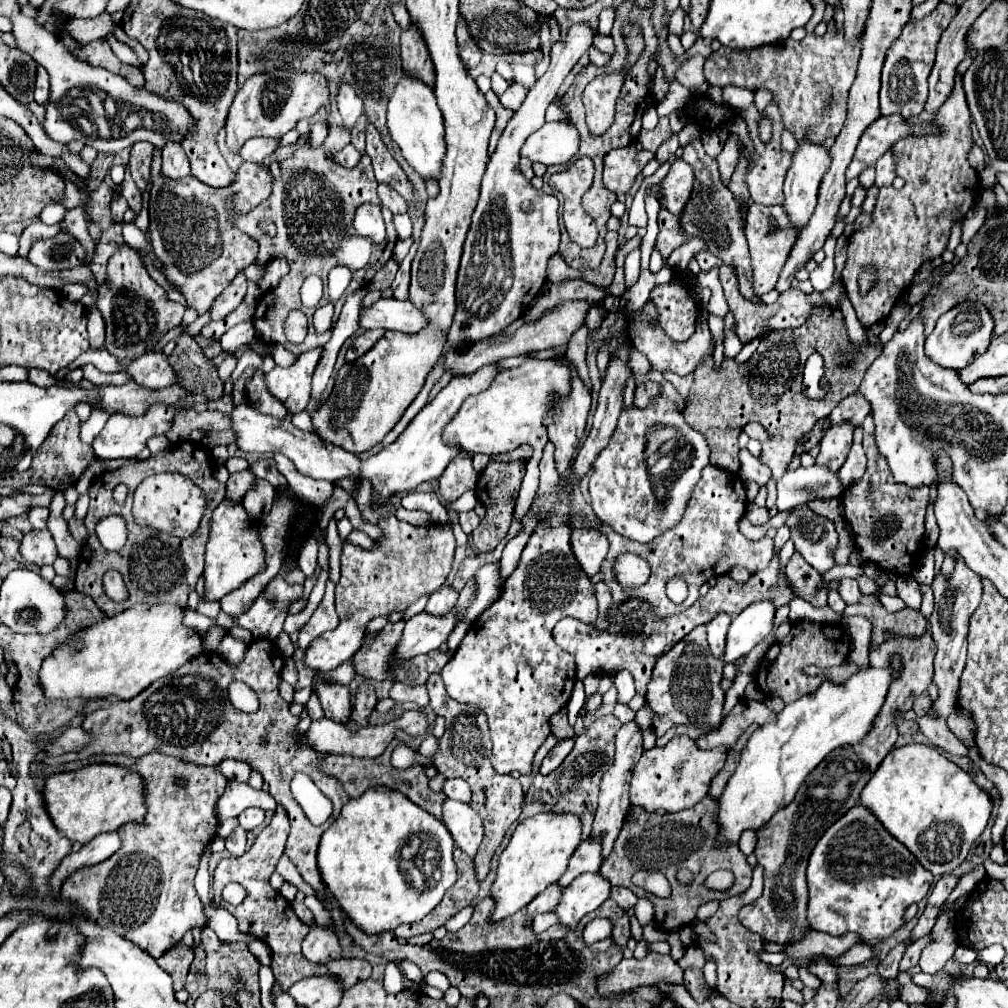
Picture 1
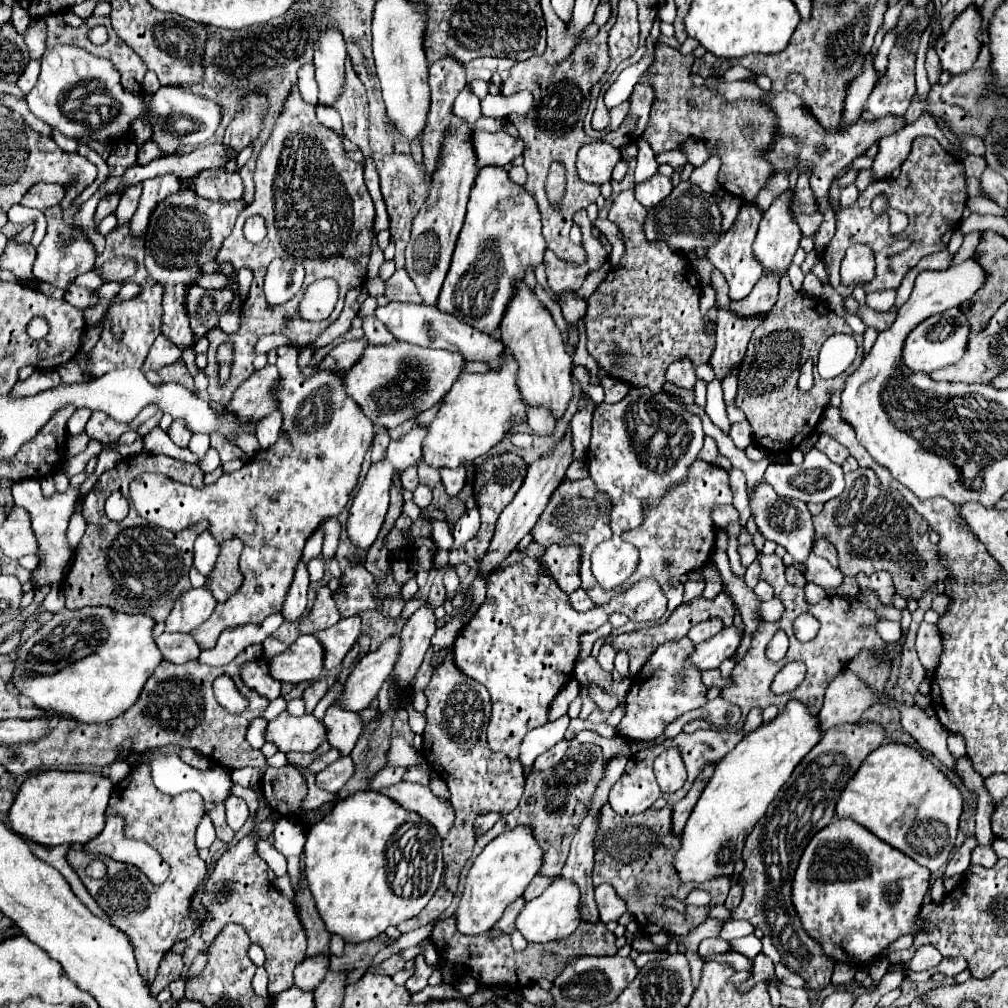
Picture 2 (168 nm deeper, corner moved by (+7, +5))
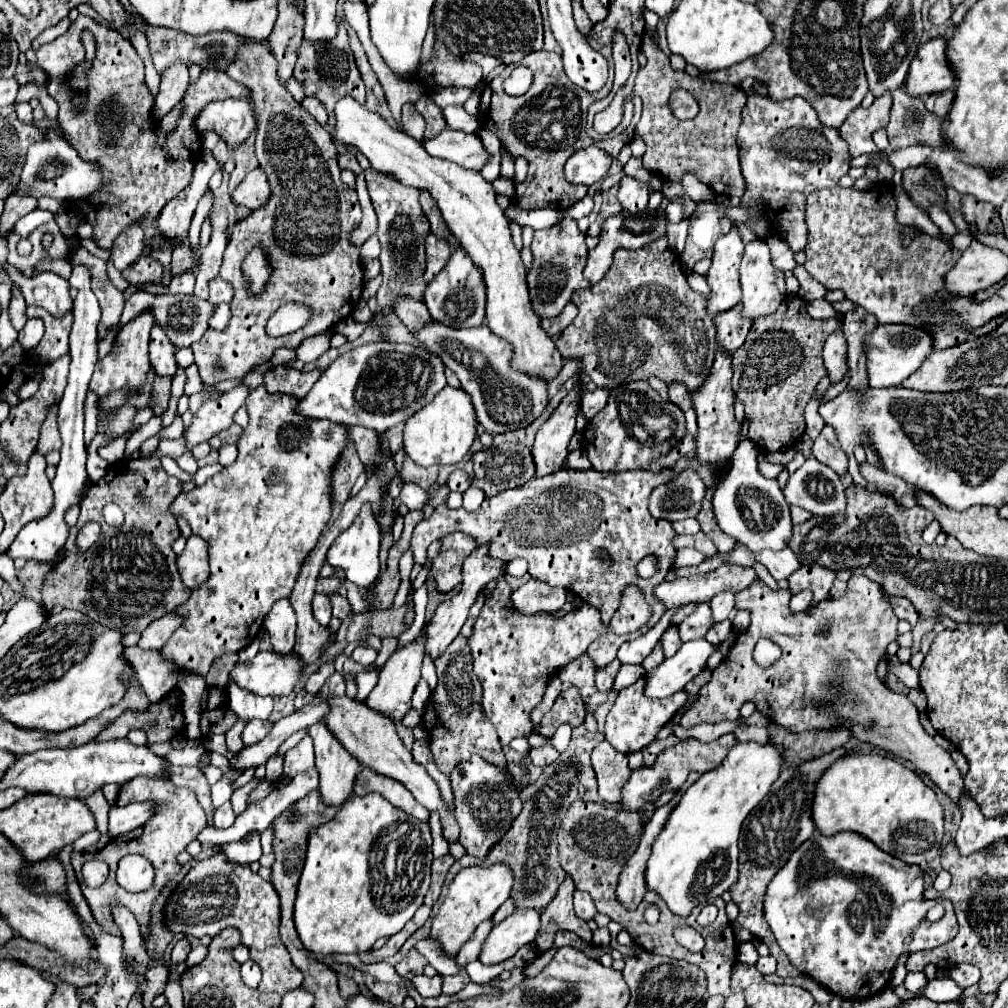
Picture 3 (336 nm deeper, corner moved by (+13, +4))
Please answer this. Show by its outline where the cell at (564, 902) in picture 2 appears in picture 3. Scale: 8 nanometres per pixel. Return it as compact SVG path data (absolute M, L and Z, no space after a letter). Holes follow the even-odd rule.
M515 911L487 935L479 961L483 965L503 963L523 945L531 945L539 931L539 911Z

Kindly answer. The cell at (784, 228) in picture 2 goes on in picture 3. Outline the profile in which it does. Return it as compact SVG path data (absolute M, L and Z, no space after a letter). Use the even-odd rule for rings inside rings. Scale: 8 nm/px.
M759 237L745 245L745 255L743 255L743 261L739 267L739 283L741 283L741 291L743 291L743 295L741 295L741 307L743 307L741 317L751 319L751 321L757 321L759 317L773 315L777 311L777 307L783 303L783 299L787 297L783 273L771 265L769 247Z

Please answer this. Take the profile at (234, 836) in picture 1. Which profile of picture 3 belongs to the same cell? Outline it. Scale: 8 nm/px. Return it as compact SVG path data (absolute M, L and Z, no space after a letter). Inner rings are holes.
M169 767L169 779L175 785L185 785L189 789L193 789L199 797L199 803L205 807L207 813L207 823L213 825L213 809L211 809L211 789L203 777L203 773L197 767Z

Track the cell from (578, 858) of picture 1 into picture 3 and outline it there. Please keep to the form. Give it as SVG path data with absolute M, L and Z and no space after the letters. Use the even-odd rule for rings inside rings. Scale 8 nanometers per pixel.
M507 899L497 911L495 911L495 915L491 917L491 921L497 925L497 923L501 923L507 915L511 915L513 913L513 899Z

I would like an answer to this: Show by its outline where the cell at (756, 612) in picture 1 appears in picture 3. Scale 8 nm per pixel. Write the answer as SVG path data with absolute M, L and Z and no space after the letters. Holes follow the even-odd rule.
M705 639L683 643L673 657L667 657L659 667L645 675L645 697L661 699L681 691L695 675L705 669L713 649L715 647Z

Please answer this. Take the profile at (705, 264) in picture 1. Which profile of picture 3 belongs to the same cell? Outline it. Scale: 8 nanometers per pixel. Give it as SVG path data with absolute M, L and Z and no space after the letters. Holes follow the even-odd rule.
M733 227L727 235L717 239L715 253L711 257L711 267L705 275L711 293L707 297L707 313L715 317L715 313L729 311L741 299L741 285L737 283L737 267L743 257L743 241Z

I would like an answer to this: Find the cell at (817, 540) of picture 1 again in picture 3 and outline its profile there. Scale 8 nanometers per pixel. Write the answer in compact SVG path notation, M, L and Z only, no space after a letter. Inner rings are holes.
M741 441L733 453L733 463L725 471L725 479L715 489L713 495L713 515L723 533L731 535L737 543L749 547L751 551L763 549L785 549L793 529L789 505L777 485L777 479L765 479L757 467L757 447L753 441Z

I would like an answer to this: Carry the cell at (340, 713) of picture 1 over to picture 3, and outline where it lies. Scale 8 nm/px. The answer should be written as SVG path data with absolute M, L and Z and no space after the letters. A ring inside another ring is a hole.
M323 723L307 729L315 745L315 767L319 771L319 791L327 807L341 807L351 795L355 777L361 769L357 759L325 731Z

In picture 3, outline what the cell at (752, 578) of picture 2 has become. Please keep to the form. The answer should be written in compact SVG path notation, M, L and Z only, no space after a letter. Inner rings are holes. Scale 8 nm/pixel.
M725 591L721 595L715 595L711 601L709 601L709 607L711 607L711 621L713 623L721 623L729 617L729 613L733 611L733 599L735 595L731 591Z

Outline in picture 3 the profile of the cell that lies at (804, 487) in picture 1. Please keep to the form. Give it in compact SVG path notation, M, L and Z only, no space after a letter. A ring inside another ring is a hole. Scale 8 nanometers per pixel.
M813 457L789 477L783 495L789 505L797 505L811 515L845 515L847 497L839 475Z

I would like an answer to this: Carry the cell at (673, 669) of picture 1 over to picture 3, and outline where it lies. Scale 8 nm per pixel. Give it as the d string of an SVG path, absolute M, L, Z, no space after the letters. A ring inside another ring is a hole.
M639 679L637 683L633 683L633 685L629 685L629 687L619 691L619 697L617 697L613 709L607 715L605 739L617 751L621 751L625 755L641 751L643 747L647 747L655 739L659 729L673 719L673 715L685 705L685 701L687 701L687 693L685 691L679 691L677 695L671 695L671 697L665 697L665 699L645 699L643 679Z

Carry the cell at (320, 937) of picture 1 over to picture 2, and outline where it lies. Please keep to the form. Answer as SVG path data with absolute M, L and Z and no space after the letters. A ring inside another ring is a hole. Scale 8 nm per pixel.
M327 954L307 956L307 958L303 958L303 962L299 962L295 966L295 984L301 990L315 990L319 986L319 982L325 978L327 970L329 970Z

